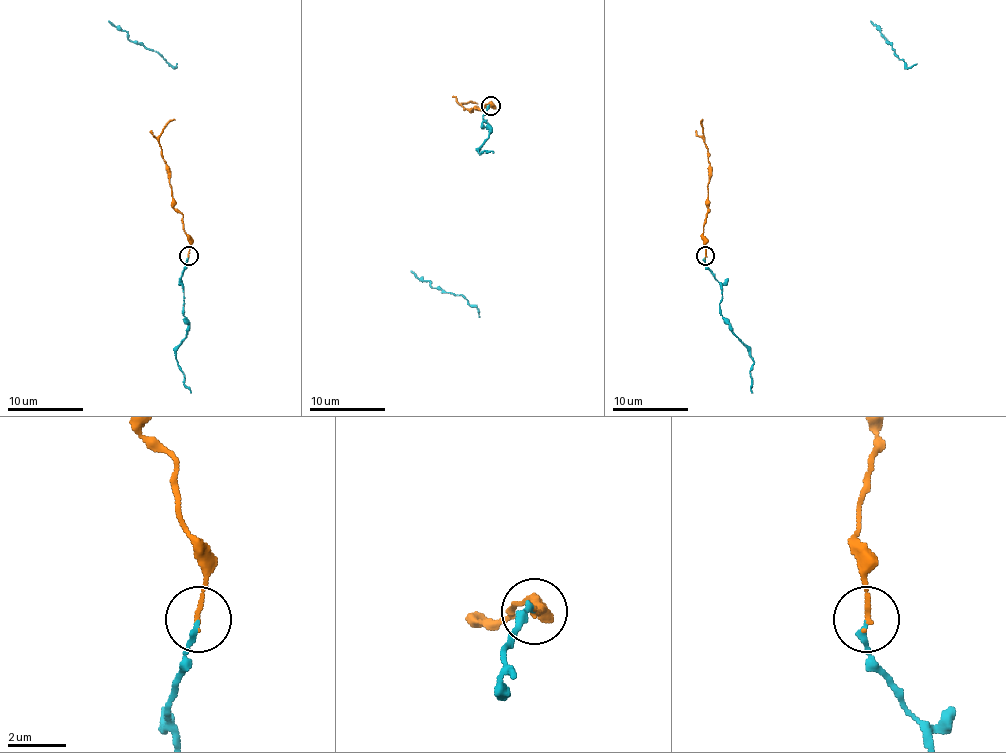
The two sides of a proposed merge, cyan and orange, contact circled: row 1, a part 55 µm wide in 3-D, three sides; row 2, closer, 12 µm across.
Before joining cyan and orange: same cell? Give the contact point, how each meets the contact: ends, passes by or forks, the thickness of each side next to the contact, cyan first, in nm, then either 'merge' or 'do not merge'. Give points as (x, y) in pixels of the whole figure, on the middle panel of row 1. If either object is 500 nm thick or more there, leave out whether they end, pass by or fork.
at (491, 105); cyan ends there; orange ends there; 170 nm thick on the cyan side, 150 nm on the other; merge

